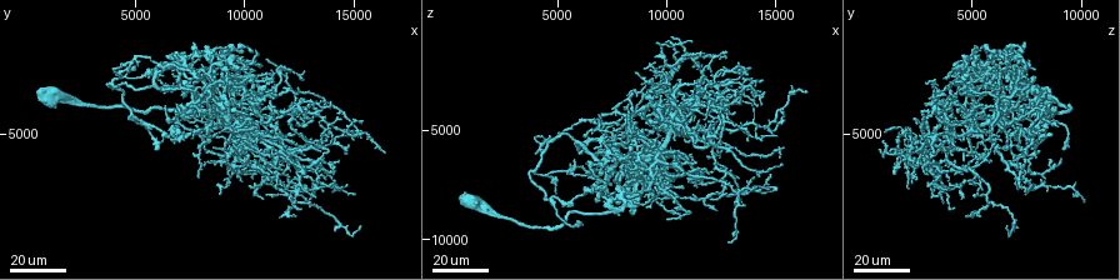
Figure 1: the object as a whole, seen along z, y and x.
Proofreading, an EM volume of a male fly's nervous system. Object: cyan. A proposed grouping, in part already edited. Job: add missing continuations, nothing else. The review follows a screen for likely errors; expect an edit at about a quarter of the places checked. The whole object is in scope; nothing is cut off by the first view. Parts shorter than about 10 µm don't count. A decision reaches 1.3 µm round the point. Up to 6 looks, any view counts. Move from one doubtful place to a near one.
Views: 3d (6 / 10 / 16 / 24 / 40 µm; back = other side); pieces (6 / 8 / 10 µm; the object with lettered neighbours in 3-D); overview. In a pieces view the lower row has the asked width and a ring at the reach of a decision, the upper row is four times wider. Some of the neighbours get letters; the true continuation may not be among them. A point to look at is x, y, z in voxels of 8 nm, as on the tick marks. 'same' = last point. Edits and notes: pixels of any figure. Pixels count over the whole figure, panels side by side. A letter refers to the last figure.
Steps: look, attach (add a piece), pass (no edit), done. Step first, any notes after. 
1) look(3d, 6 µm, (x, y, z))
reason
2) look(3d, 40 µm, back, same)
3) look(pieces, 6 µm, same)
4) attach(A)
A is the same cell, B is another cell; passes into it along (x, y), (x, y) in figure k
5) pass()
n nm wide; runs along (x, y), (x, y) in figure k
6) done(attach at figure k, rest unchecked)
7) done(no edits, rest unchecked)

look(3d, 40 µm, (7600, 900, 7400))
an open end

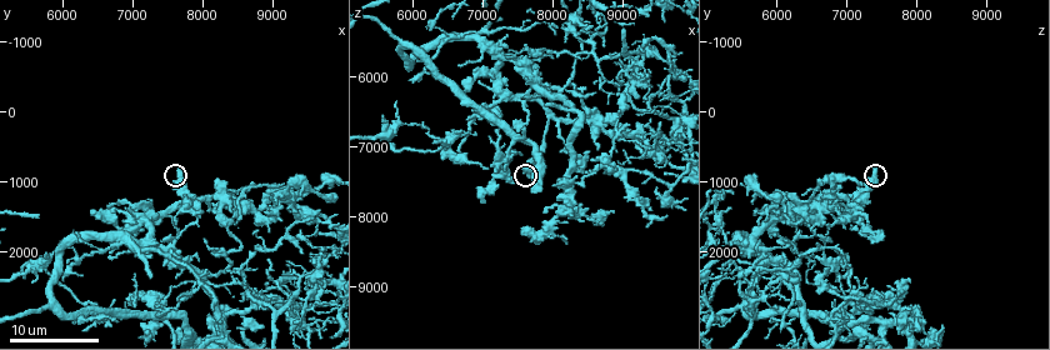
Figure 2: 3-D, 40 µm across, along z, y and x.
look(pieces, 8 µm, (7700, 800, 7400))
see the neighbours

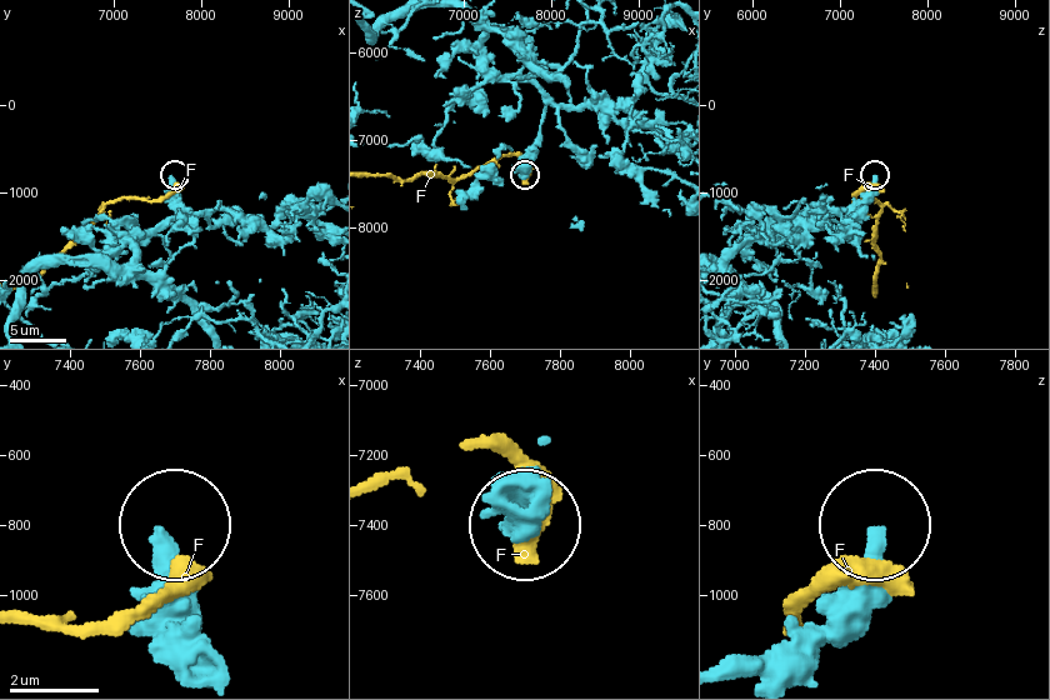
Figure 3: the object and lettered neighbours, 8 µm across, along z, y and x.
pass()
F is another cell; no lettered piece goes on from it

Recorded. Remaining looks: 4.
look(3d, 24 µm, (7800, 7000, 7200))
branch stops here

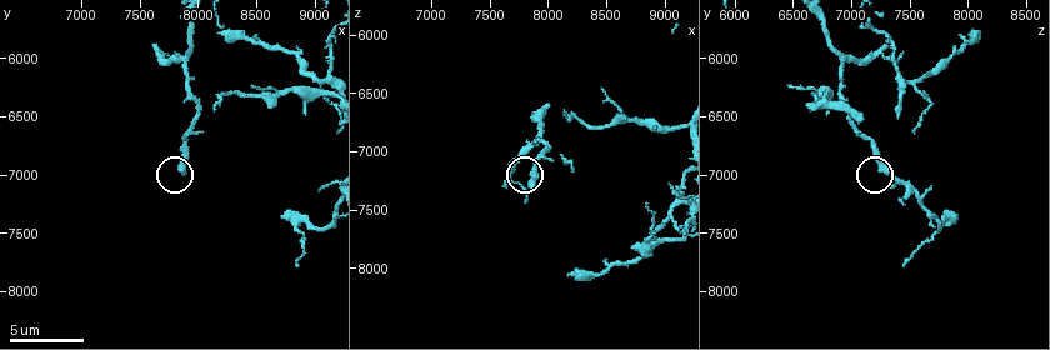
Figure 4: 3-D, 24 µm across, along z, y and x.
look(pieces, 6 µm, (7860, 6980, 7280))

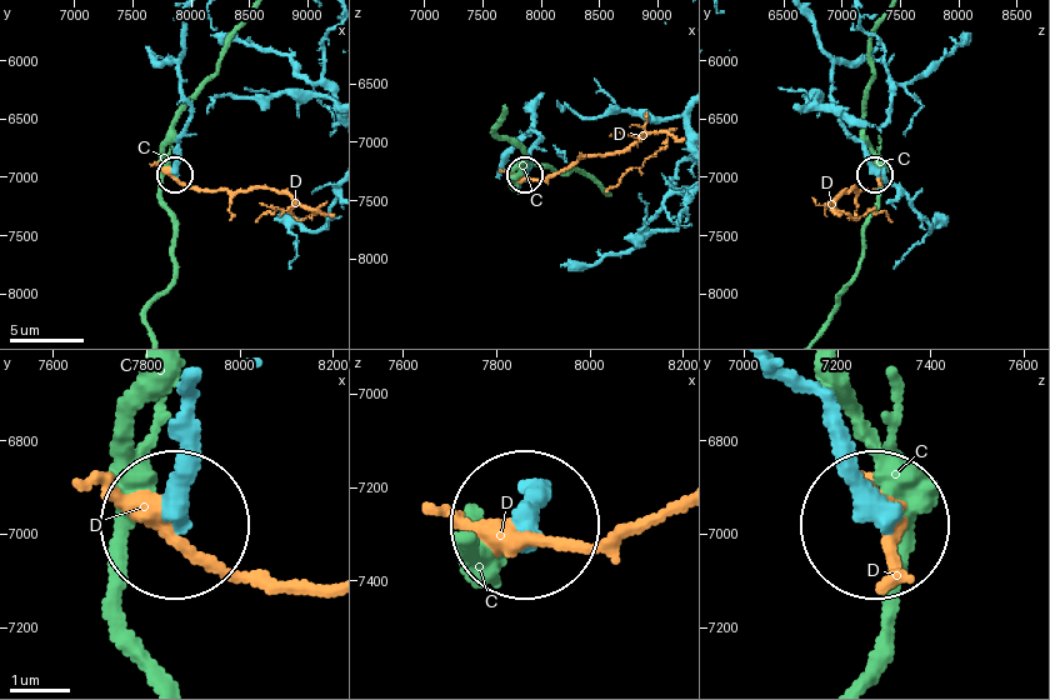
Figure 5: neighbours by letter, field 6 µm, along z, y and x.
pass()
C and D are other cells; runs along (809, 21), (833, 70), (838, 121), (859, 140), (873, 173) in figure 5; no lettered piece goes on from it

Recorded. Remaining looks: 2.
look(pieces, 10 µm, (8180, 5780, 8040))
branch stops here

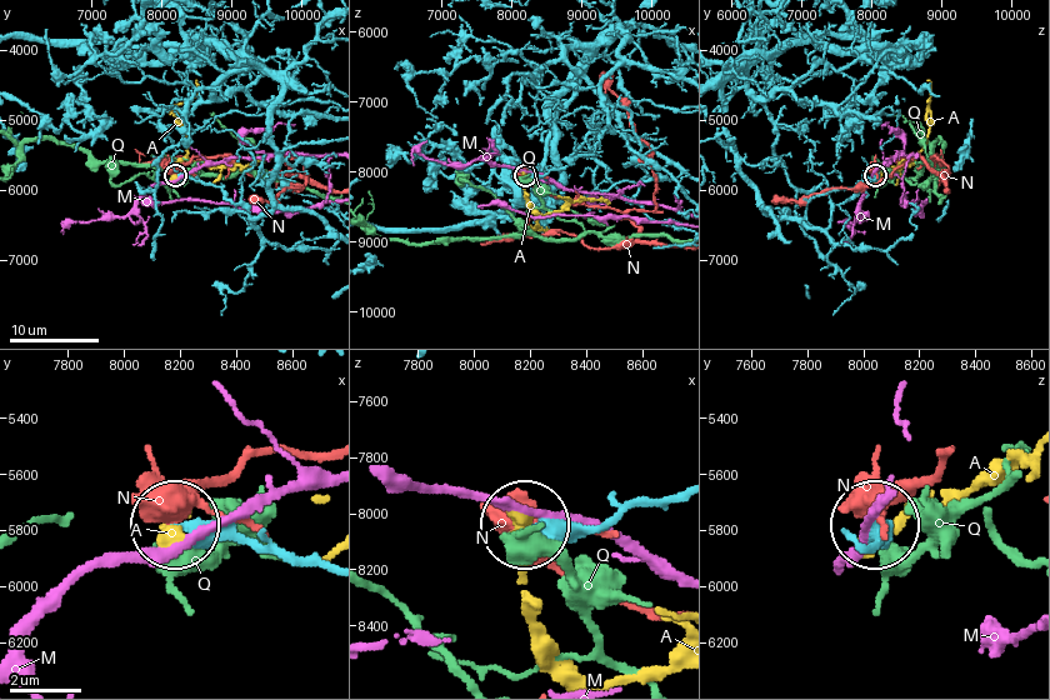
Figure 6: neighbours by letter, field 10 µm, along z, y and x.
pass()
A, M, N and Q are other cells; runs along (321, 558), (181, 531) in figure 6; none of them fits

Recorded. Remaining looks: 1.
done(no edits, rest unchecked)

